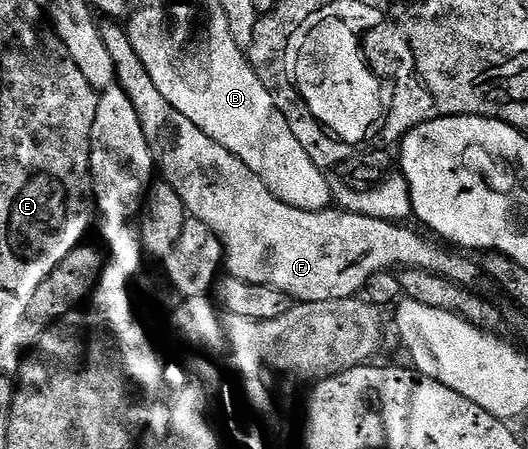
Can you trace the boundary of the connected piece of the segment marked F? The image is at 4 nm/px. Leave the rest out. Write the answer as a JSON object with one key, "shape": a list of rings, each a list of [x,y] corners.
{"shape":[[[106,18],[101,21],[100,27],[104,46],[108,46],[108,54],[112,54],[112,62],[116,66],[117,87],[122,88],[128,94],[132,106],[136,106],[144,138],[152,150],[160,176],[162,172],[161,179],[170,184],[176,194],[180,194],[180,202],[184,202],[187,213],[193,219],[204,222],[204,226],[208,226],[208,230],[216,234],[216,238],[222,243],[224,268],[229,275],[244,278],[244,282],[256,282],[260,286],[284,290],[284,294],[291,296],[295,302],[304,304],[357,297],[365,289],[372,274],[403,268],[423,268],[467,290],[475,287],[474,283],[480,277],[479,265],[475,261],[473,264],[469,255],[451,250],[427,238],[421,231],[413,232],[402,224],[393,224],[390,221],[393,219],[390,218],[372,218],[359,212],[339,210],[334,206],[320,212],[309,212],[296,206],[288,206],[288,202],[280,202],[280,198],[276,198],[272,190],[264,186],[262,179],[248,170],[248,166],[244,166],[240,158],[236,158],[236,154],[220,146],[220,142],[208,138],[208,134],[204,134],[200,126],[188,122],[188,118],[184,118],[184,114],[180,114],[180,110],[173,108],[168,98],[164,98],[160,90],[156,90],[156,82],[152,82],[144,62],[140,62],[140,54],[132,50],[130,33],[121,23]]]}

